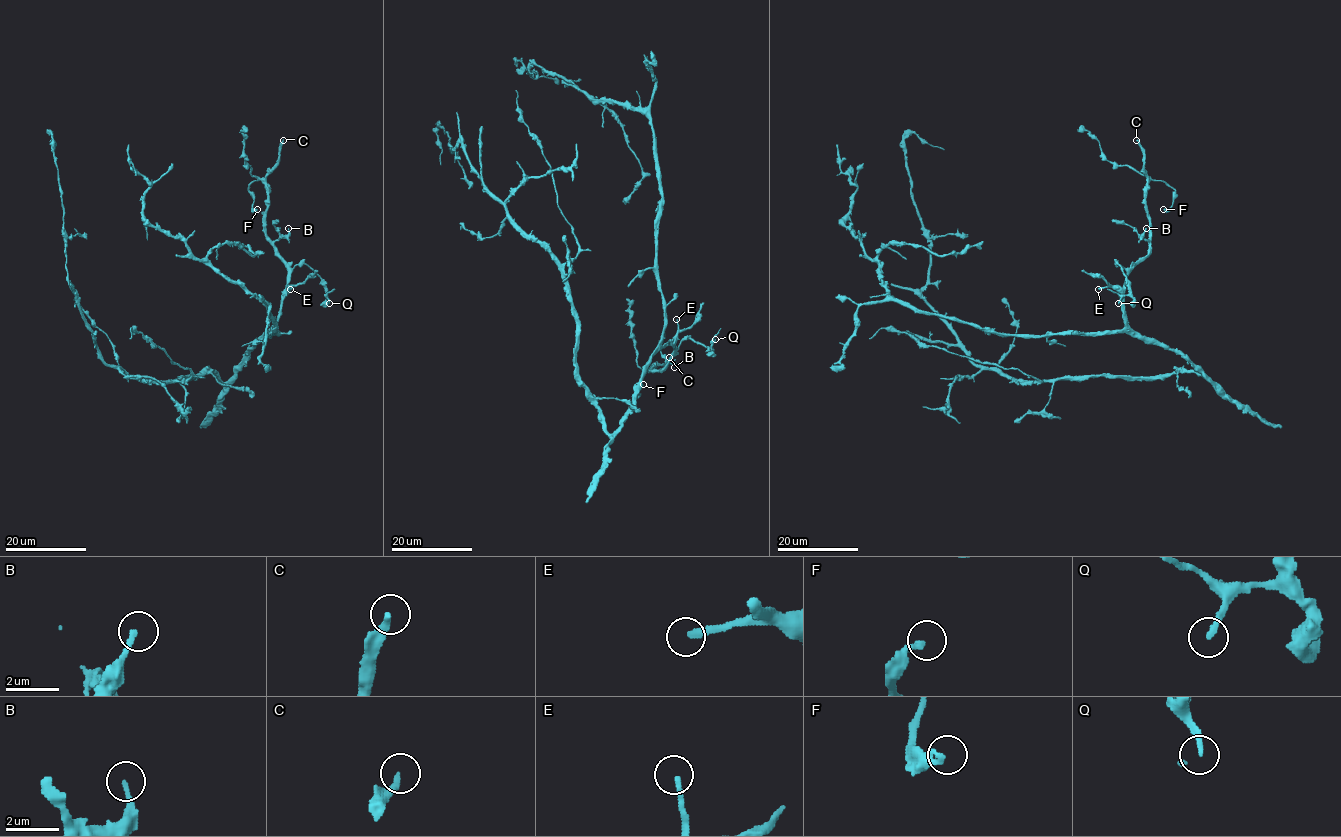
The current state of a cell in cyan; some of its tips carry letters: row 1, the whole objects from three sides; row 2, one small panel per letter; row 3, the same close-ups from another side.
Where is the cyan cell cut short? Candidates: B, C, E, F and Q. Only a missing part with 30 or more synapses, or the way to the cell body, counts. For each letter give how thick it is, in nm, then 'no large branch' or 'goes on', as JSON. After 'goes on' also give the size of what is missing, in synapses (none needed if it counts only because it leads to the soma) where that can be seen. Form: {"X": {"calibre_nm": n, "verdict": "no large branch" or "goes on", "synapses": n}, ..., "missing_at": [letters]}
{"B": {"calibre_nm": 200, "verdict": "no large branch"}, "C": {"calibre_nm": 240, "verdict": "goes on", "synapses": 35}, "E": {"calibre_nm": 200, "verdict": "goes on", "synapses": 35}, "F": {"calibre_nm": 240, "verdict": "no large branch"}, "Q": {"calibre_nm": 200, "verdict": "no large branch"}, "missing_at": ["C", "E"]}

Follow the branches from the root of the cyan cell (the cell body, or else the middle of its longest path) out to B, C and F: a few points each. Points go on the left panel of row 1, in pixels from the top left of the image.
B: (231, 378), (277, 317), (285, 291), (287, 267), (273, 243), (285, 236), (288, 228)
C: (231, 378), (275, 321), (285, 291), (287, 267), (264, 230), (267, 207), (265, 175), (276, 163), (283, 140)
F: (231, 378), (275, 321), (285, 291), (287, 267), (264, 230), (267, 187), (261, 180), (248, 189), (257, 209)

